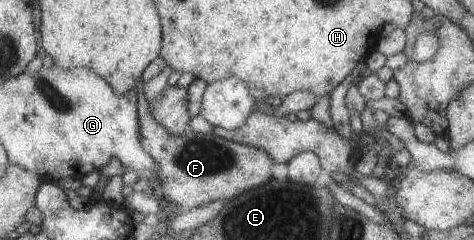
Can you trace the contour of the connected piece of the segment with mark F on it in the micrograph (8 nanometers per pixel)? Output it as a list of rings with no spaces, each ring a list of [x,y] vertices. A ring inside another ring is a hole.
[[[141,92],[138,95],[142,145],[151,156],[154,156],[160,166],[158,176],[162,181],[163,199],[175,202],[183,208],[183,211],[190,211],[213,202],[213,200],[225,199],[228,201],[240,194],[247,193],[248,190],[256,189],[272,179],[271,168],[273,168],[275,160],[266,150],[224,139],[217,136],[210,128],[199,133],[192,128],[187,128],[183,134],[175,137],[166,127],[161,126],[155,120],[150,100],[145,92]]]

